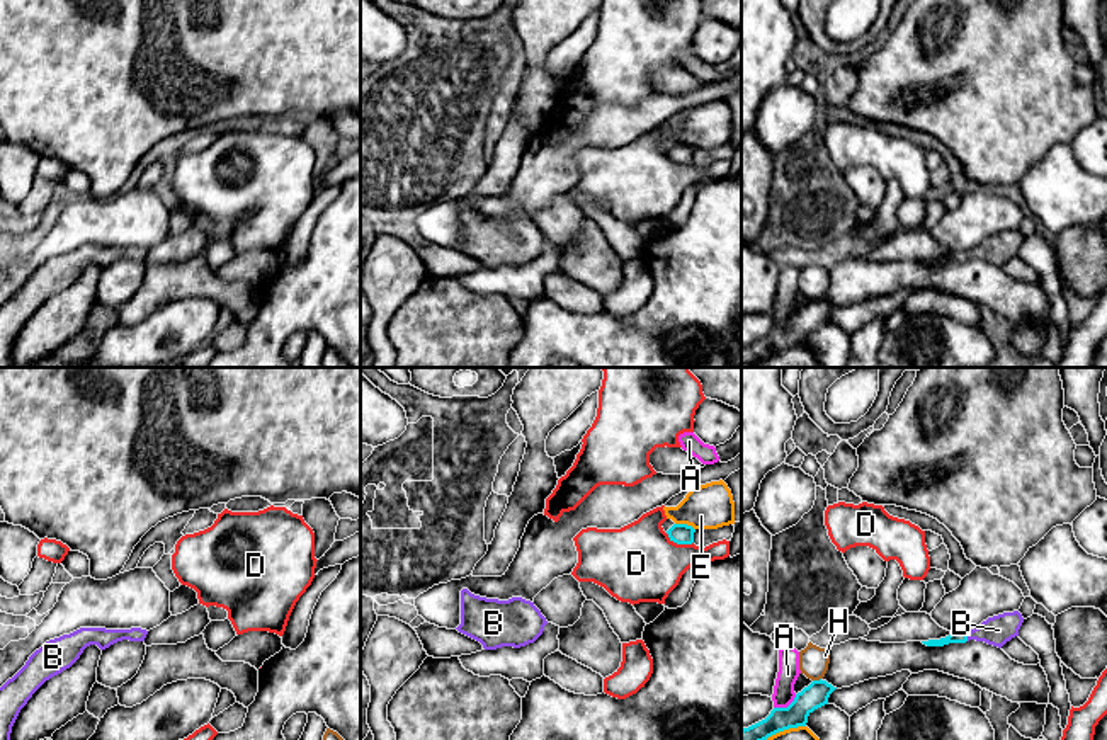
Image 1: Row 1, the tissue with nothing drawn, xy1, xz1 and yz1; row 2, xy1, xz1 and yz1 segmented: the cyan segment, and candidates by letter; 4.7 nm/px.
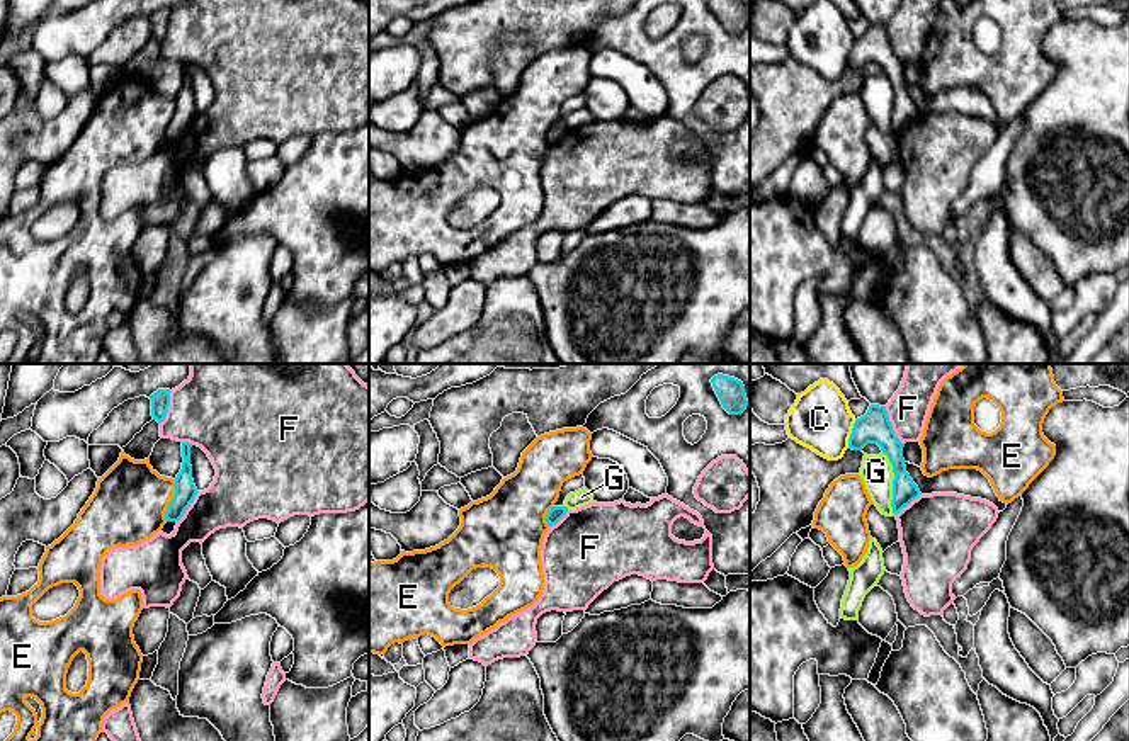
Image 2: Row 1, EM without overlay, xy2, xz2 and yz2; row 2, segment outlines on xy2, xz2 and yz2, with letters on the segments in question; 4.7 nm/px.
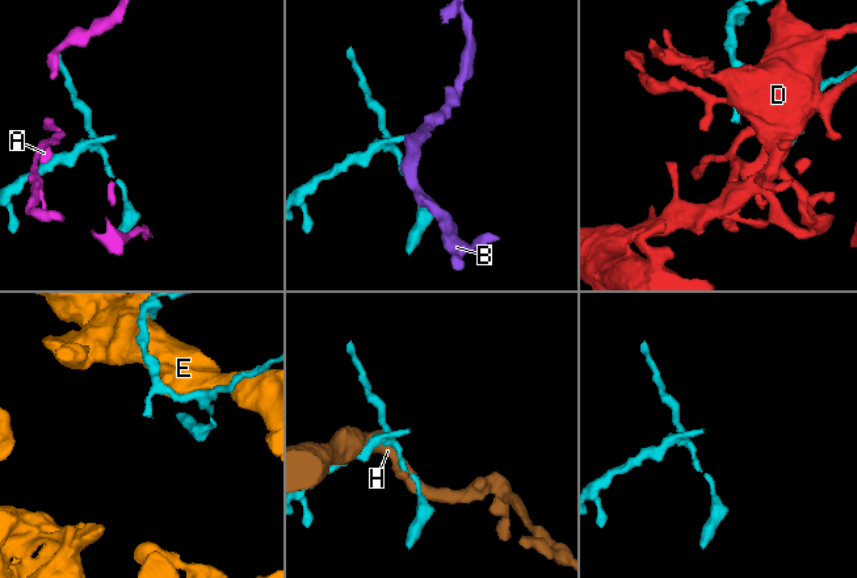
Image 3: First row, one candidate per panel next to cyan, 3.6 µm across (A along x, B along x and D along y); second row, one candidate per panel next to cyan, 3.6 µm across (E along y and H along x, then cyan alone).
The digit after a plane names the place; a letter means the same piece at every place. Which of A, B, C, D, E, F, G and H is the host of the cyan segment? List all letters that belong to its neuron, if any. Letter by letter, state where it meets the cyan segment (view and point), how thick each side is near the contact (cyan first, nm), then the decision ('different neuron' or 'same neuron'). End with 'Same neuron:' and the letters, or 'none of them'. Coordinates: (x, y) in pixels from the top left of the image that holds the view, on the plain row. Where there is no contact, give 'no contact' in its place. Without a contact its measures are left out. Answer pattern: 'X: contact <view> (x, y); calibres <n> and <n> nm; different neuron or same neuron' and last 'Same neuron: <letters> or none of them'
A: contact yz1 (788, 325); calibres 120 and 100 nm; different neuron
B: contact yz1 (966, 256); calibres 50 and 140 nm; same neuron
C: contact yz2 (851, 53); calibres 160 and 280 nm; different neuron
D: contact xz1 (679, 162); calibres 100 and 360 nm; different neuron
E: contact xy2 (172, 119); calibres 100 and 360 nm; different neuron
F: contact yz2 (891, 45); calibres 160 and 190 nm; different neuron
G: contact yz2 (893, 102); calibres 120 and 150 nm; different neuron
H: contact yz1 (817, 300); calibres 120 and 140 nm; different neuron
Same neuron: B

